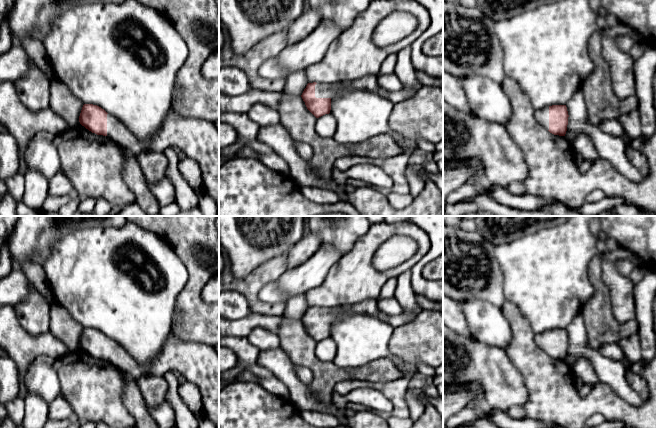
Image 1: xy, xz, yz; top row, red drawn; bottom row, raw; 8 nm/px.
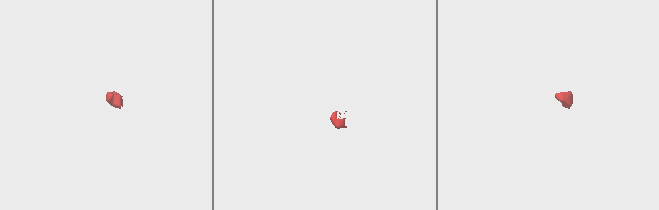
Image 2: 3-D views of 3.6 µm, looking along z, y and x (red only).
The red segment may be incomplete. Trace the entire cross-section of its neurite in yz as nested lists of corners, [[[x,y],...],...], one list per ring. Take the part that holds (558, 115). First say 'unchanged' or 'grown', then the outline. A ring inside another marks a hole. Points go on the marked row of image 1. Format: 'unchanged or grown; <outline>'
grown; [[[552,105],[535,110],[534,117],[550,133],[565,136],[569,117],[566,105]]]

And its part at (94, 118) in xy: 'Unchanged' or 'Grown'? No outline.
Grown

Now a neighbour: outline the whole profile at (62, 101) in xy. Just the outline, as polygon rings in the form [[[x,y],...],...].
[[[53,78],[50,83],[50,108],[61,116],[69,127],[77,127],[79,116],[84,103],[57,79]]]

